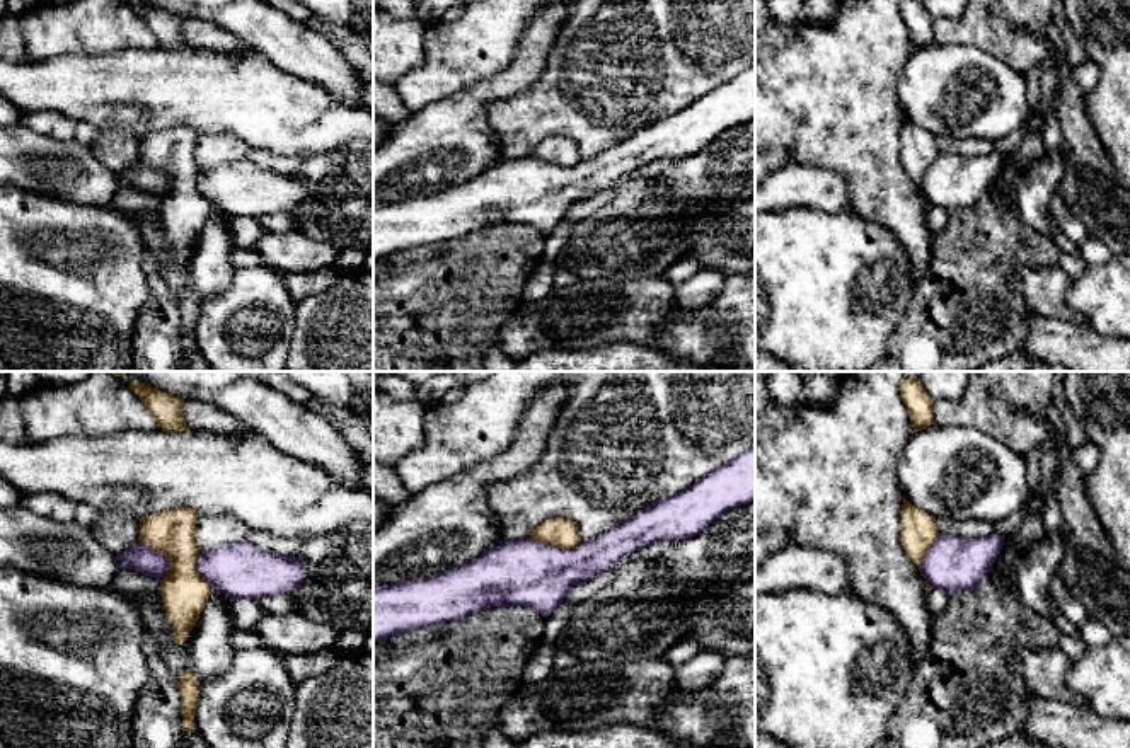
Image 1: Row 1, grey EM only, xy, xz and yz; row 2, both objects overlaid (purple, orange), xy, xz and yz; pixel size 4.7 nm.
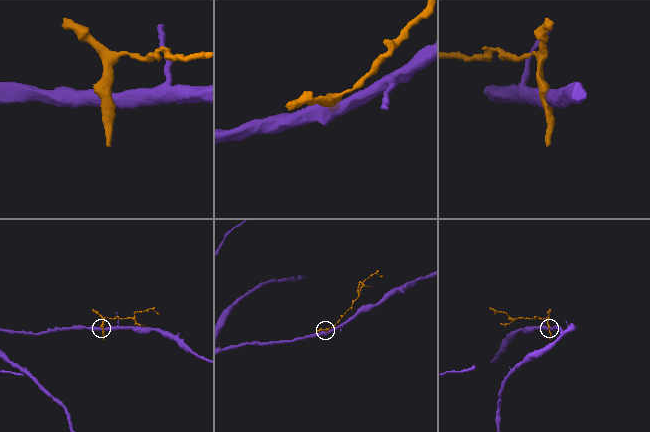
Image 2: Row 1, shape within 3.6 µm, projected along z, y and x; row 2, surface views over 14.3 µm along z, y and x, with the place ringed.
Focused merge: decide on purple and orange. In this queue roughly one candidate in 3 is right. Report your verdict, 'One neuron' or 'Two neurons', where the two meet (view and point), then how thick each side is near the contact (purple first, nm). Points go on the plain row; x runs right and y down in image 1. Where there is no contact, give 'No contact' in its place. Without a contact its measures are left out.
Two neurons. Touches purple at xy (166, 174). Thickness 130 nm (purple) against 220 nm

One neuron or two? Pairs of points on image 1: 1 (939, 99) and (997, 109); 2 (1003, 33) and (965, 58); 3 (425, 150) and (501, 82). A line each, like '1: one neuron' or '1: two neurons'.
1: one neuron
2: two neurons
3: one neuron

